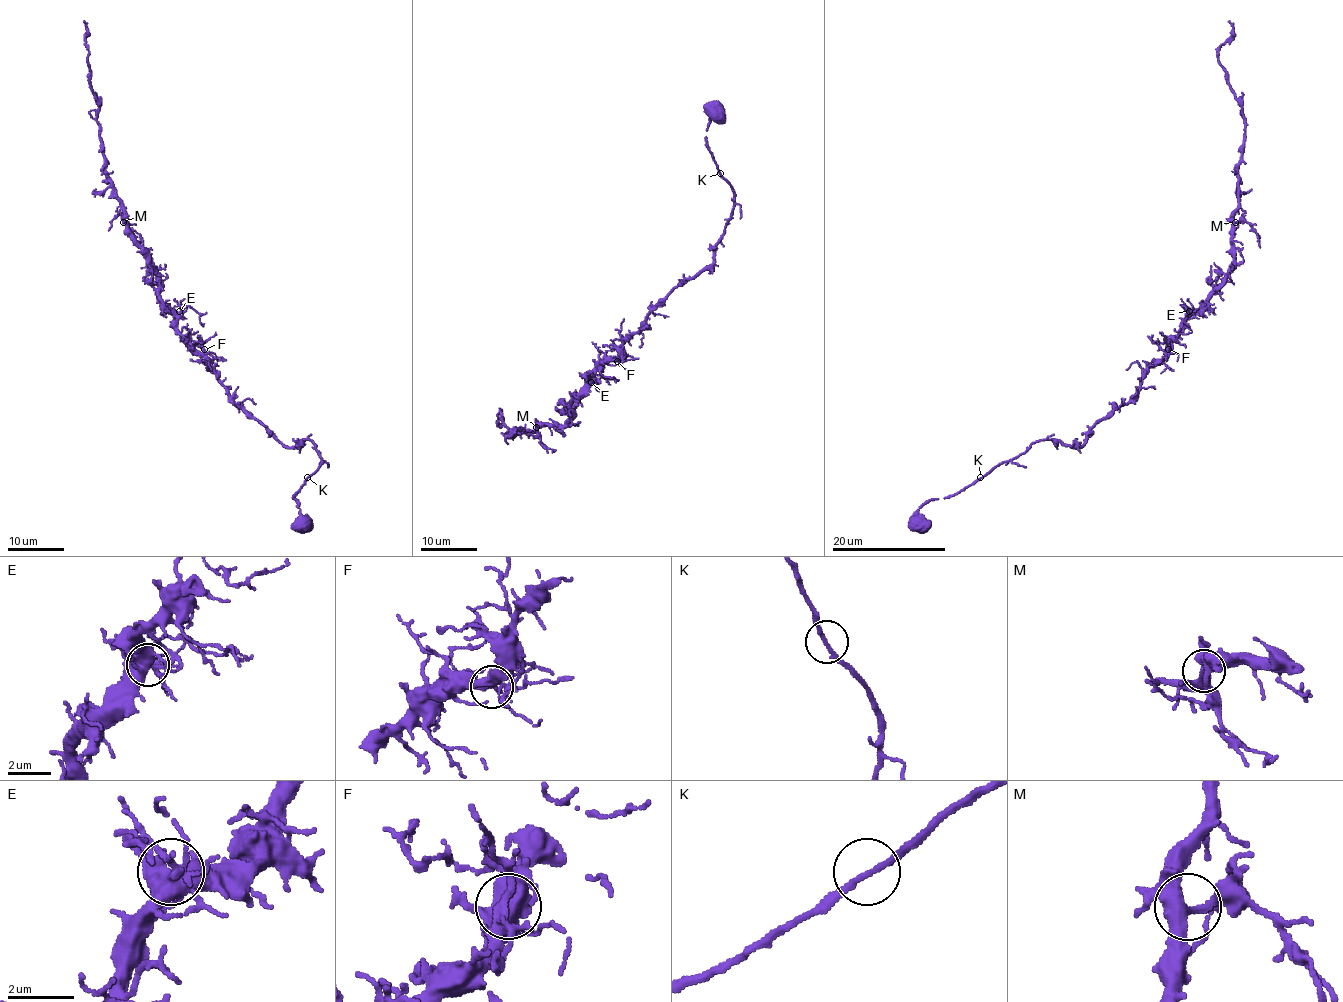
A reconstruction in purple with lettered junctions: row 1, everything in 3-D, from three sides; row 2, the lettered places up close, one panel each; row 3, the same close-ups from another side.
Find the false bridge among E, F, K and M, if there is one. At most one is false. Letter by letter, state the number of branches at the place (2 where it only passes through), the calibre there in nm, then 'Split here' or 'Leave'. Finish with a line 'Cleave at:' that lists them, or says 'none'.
E: Branches: 7. Thickness 420 nm. Leave
F: Branches: 5. Thickness 240 nm. Leave
K: Branches: 2. Thickness 180 nm. Leave
M: Branches: 3. Thickness 400 nm. Leave
Cleave at: none

